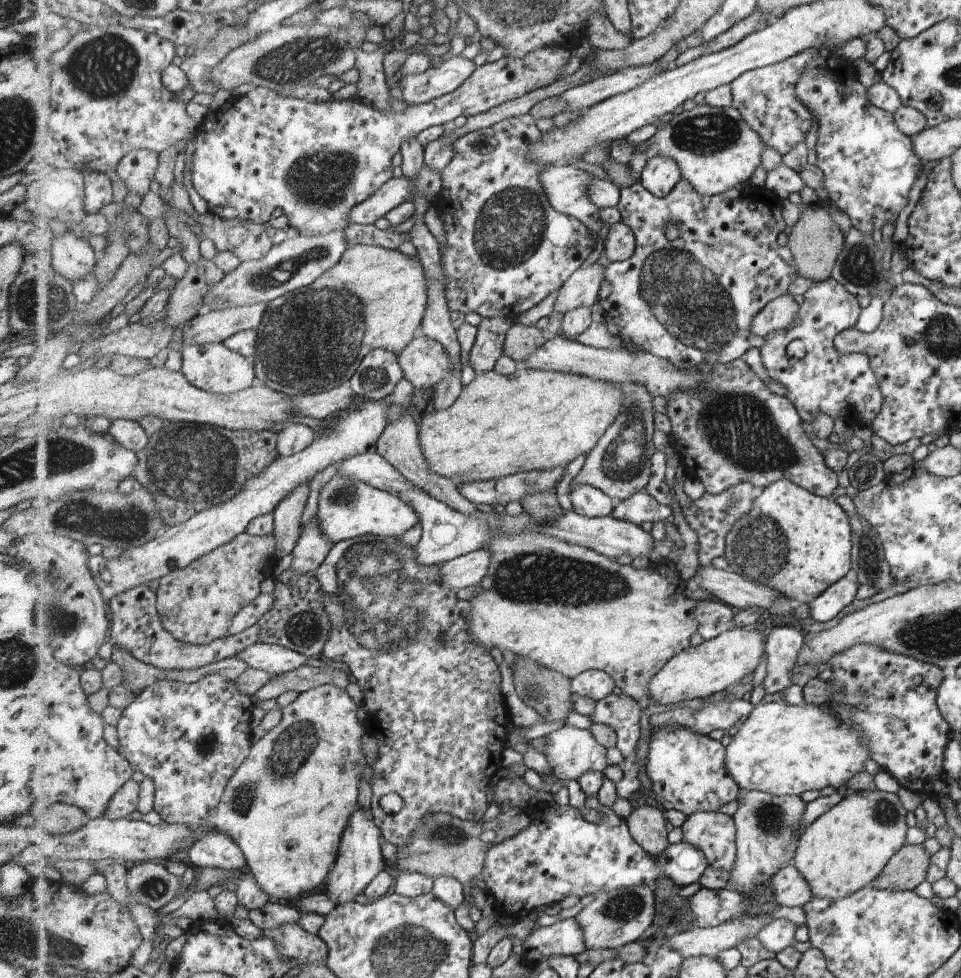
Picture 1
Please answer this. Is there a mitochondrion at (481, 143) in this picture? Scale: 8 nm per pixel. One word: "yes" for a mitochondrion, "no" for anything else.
no

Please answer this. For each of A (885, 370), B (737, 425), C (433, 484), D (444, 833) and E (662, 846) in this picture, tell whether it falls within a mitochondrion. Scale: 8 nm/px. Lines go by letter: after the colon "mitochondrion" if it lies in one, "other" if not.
A: other
B: mitochondrion
C: other
D: mitochondrion
E: other

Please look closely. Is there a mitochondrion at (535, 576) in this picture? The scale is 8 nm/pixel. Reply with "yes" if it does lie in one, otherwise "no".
yes

